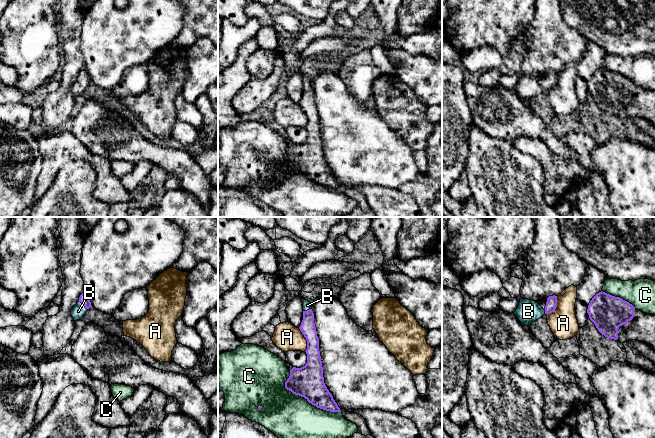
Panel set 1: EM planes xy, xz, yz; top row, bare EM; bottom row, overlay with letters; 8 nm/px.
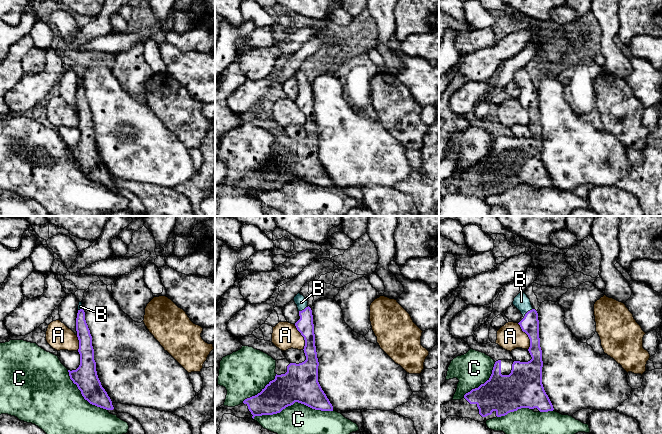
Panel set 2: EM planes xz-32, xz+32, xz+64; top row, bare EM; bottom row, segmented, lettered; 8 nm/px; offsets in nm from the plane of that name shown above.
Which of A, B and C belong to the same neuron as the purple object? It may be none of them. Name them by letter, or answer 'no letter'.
B

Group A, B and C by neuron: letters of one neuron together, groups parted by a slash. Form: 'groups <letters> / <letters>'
groups A / B / C

